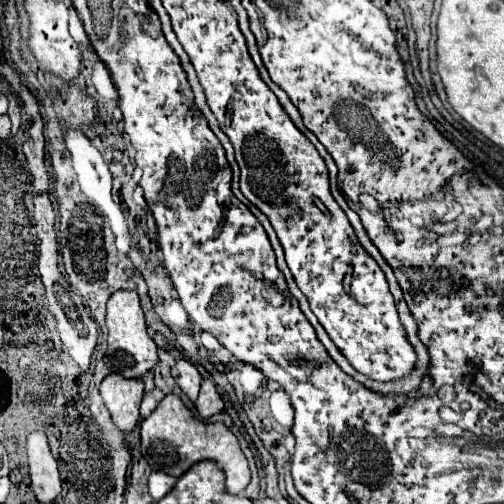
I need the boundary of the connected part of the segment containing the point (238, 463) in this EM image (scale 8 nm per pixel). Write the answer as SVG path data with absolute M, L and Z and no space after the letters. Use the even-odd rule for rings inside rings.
M168 394L156 406L156 410L142 420L140 436L142 436L140 452L152 470L162 470L174 478L180 478L194 464L202 460L212 460L226 474L226 490L230 494L240 494L250 484L248 460L244 458L236 436L220 422L206 424L202 420L196 420L176 394Z

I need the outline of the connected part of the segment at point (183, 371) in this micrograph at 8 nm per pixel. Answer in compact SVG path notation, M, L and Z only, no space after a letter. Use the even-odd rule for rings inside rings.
M178 360L172 368L172 376L176 380L176 384L180 386L180 390L192 400L196 402L198 398L198 392L200 392L200 372L196 370L194 364L190 364L188 360Z

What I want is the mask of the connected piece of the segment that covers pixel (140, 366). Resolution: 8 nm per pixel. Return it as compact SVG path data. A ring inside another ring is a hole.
M132 290L114 292L110 296L108 310L106 310L106 326L108 326L106 366L110 368L110 372L122 374L124 378L142 378L146 372L150 372L156 366L158 348L146 332L146 322L144 322L138 294L134 294Z

